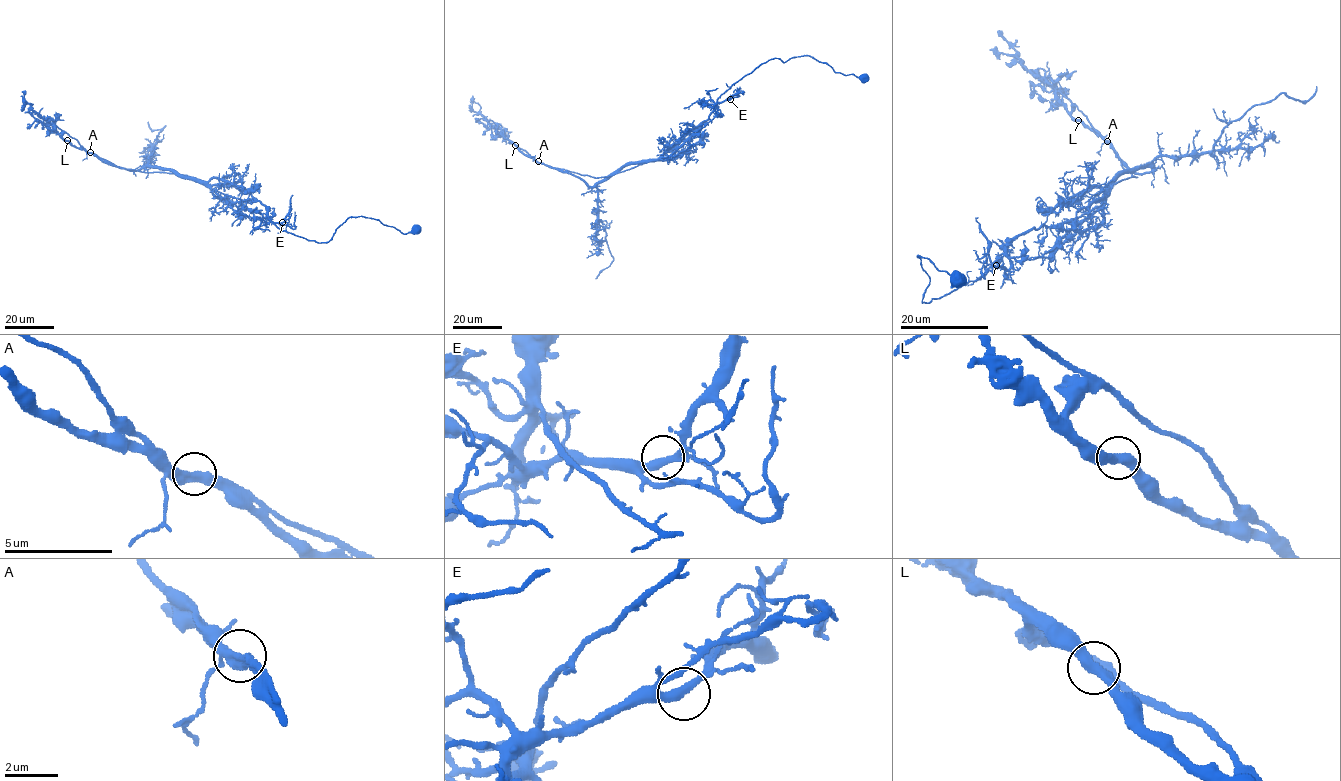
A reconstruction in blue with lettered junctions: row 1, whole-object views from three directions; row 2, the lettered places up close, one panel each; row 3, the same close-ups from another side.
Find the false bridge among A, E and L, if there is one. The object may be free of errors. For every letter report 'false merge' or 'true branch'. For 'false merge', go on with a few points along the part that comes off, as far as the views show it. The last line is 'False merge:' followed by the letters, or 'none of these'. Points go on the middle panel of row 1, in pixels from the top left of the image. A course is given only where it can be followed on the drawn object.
A: false merge; foreign part runs (538, 161), (596, 178), (655, 160), (707, 120), (732, 85), (771, 59), (807, 55), (835, 72), (868, 77)
E: true branch
L: true branch
False merge: A

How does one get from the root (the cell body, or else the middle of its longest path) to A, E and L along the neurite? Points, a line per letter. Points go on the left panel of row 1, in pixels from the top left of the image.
A: (416, 230), (350, 217), (329, 241), (308, 240), (278, 228), (259, 201), (90, 152)
E: (416, 230), (350, 217), (318, 243), (268, 216), (266, 224), (282, 222)
L: (416, 230), (350, 217), (329, 241), (308, 240), (278, 228), (259, 201), (187, 175), (119, 168), (67, 140)

